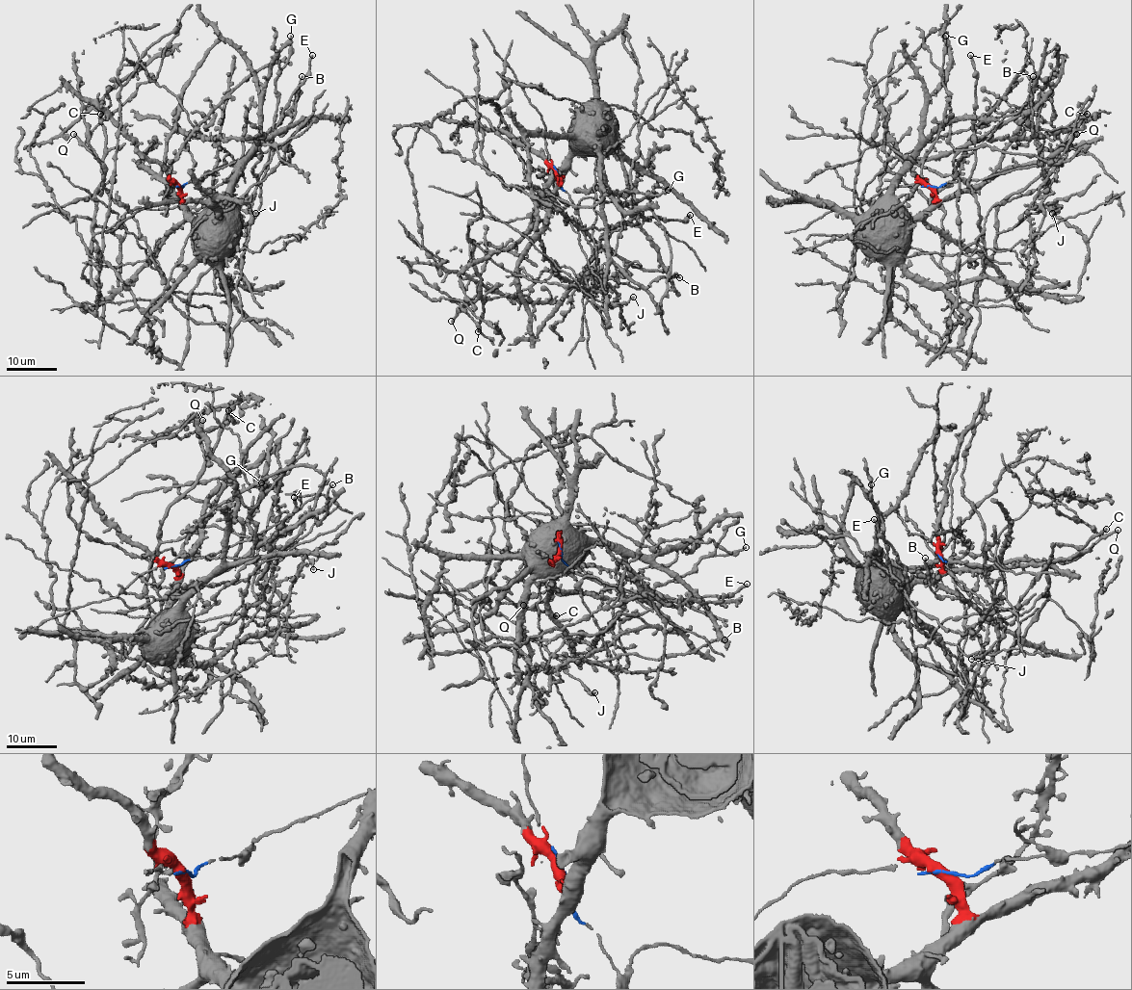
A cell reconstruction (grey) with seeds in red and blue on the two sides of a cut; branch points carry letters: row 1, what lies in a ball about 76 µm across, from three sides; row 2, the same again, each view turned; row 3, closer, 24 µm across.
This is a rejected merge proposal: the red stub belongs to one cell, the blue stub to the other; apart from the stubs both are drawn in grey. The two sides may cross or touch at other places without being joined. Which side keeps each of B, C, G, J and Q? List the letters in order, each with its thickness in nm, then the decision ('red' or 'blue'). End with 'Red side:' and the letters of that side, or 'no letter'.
B: 180 nm thick; red
C: 280 nm thick; red
G: 180 nm thick; red
J: 180 nm thick; red
Q: 240 nm thick; red
Red side: B, C, G, J, Q

